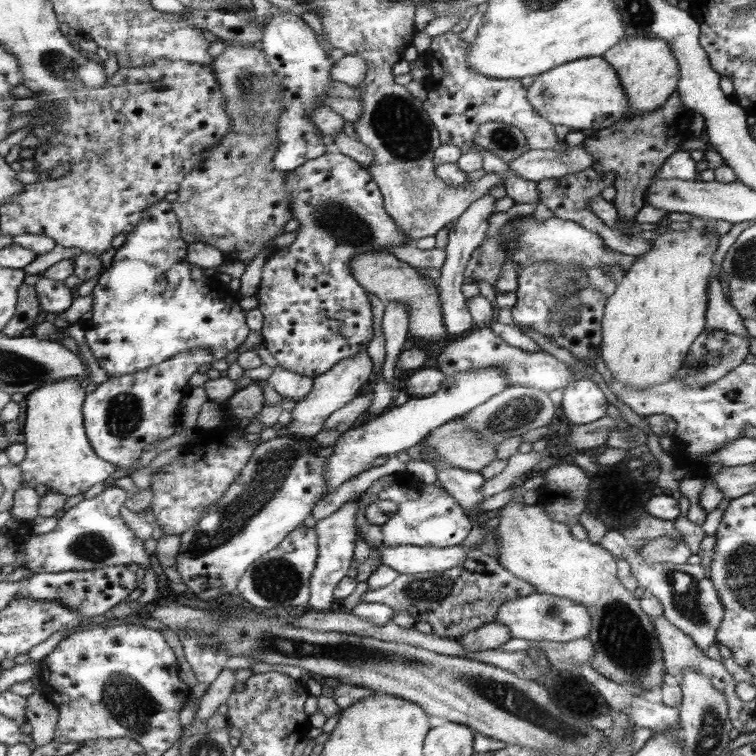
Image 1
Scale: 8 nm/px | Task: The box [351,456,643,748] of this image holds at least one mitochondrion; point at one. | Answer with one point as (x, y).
(504, 696)

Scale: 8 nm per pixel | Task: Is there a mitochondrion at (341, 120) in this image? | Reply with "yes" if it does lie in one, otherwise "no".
no

